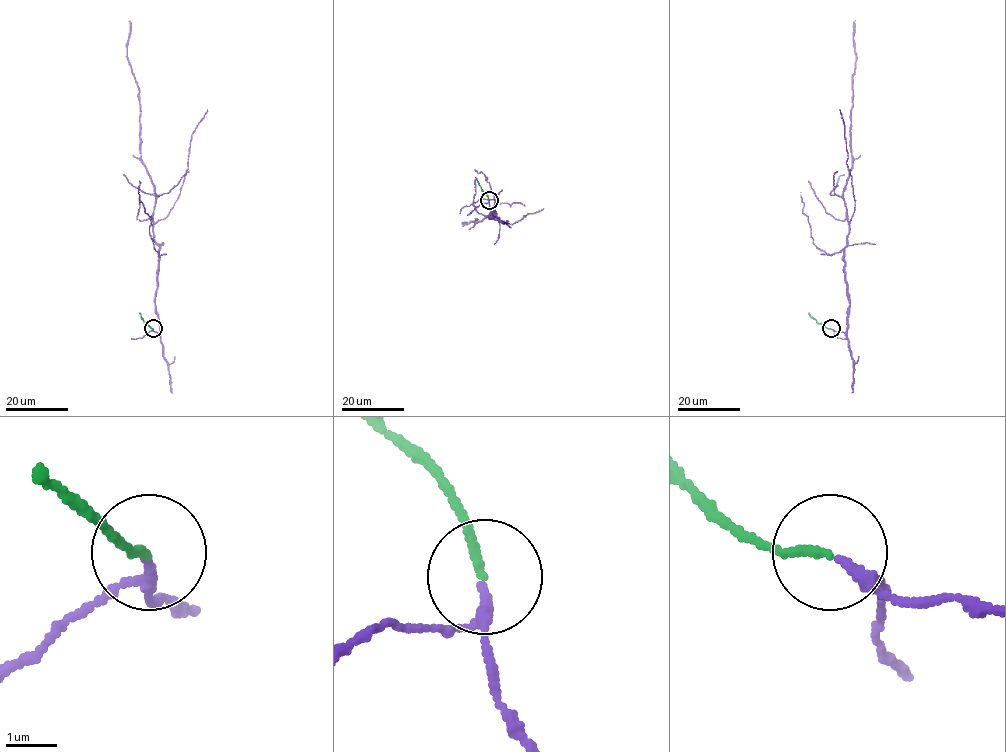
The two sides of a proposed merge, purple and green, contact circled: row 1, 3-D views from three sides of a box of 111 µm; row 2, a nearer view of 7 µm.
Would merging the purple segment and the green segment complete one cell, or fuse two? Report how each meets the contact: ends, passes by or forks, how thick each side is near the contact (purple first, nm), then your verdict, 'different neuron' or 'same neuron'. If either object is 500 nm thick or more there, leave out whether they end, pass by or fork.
purple passes by; green ends; calibres 180 and 170 nm; same neuron

